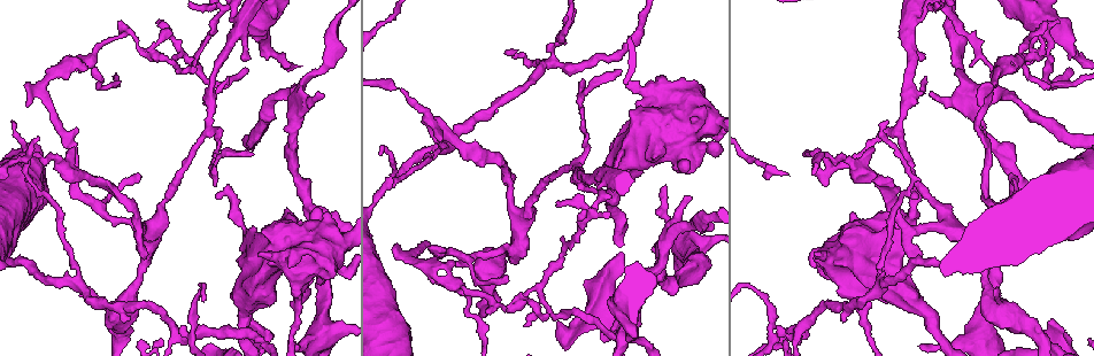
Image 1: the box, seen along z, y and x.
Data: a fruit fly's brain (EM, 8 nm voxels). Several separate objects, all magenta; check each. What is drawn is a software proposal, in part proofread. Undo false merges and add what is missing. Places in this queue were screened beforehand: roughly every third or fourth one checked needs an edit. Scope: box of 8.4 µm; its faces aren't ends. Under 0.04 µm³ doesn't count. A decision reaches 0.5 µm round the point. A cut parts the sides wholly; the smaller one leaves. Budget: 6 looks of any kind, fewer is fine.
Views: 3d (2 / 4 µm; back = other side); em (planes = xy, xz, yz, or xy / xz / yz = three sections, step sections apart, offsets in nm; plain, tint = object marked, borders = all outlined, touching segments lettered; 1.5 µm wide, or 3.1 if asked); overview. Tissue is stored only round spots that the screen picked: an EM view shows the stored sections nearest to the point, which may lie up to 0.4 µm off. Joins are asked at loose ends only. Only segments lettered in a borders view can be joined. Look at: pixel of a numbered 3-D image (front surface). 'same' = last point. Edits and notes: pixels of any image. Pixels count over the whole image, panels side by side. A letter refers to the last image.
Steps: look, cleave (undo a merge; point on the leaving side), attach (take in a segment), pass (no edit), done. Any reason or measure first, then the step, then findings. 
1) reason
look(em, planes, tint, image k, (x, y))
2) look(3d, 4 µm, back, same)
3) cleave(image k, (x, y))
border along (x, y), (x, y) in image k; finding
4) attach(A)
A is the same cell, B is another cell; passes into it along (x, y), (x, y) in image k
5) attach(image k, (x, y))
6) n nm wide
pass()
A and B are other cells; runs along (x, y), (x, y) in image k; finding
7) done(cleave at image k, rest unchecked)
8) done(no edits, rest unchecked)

branch stops here
look(em, yz, step 4, borders, image 1, (851, 213))

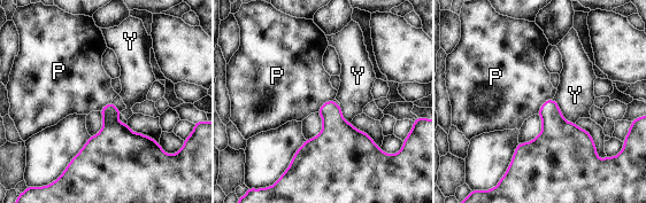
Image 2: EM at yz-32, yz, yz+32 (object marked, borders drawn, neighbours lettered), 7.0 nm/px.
another direction
look(em, planes, borders, same)

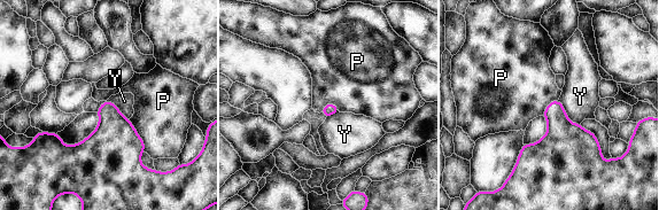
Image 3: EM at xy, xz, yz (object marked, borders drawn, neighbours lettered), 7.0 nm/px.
P touches over 240 nm
pass()
P and Y are other cells; border along (129, 121), (144, 144), (144, 150) in image 3; none of them fits

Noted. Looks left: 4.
free end
look(em, xz, step 8, tint, image 1, (819, 254))

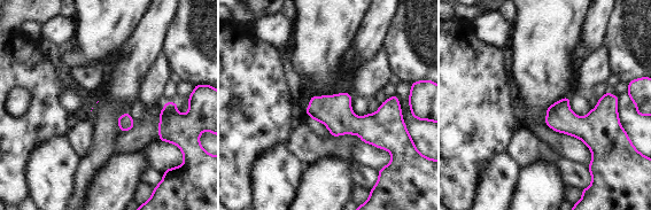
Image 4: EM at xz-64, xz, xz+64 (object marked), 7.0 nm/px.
look(em, xz, step 8, borders, same)

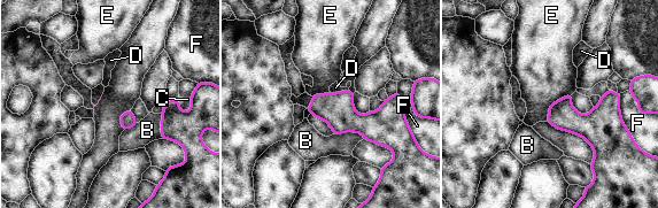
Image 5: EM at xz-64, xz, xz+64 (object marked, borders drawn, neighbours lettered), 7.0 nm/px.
pass()
B, C, D, E and F are other cells; none of them fits

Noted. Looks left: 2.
stops while still wide
look(3d, 2 µm, image 1, (252, 228))

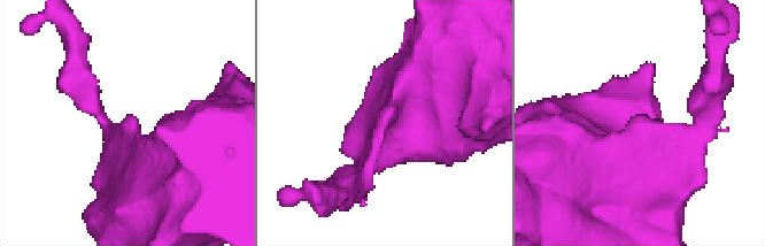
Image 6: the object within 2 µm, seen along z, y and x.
look(em, planes, borders, image 6, (122, 121))

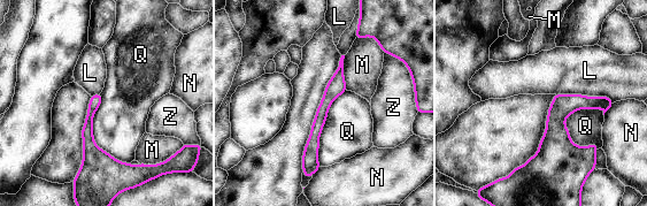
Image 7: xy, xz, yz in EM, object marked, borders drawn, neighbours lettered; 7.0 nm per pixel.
pass()
L, M, N, Q and Z are other cells; runs along (340, 70), (316, 128), (312, 170) in image 7; none of them fits

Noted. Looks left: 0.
done(no edits, rest unchecked)

